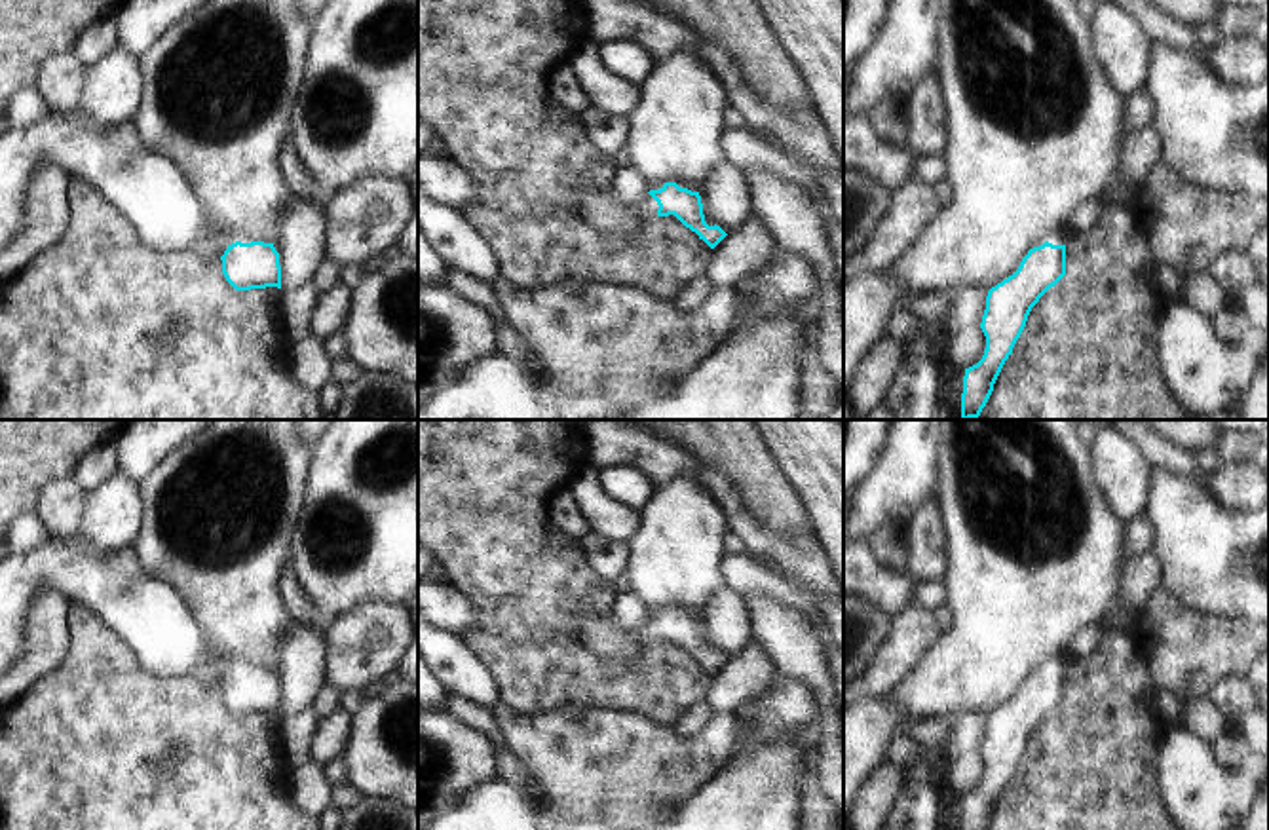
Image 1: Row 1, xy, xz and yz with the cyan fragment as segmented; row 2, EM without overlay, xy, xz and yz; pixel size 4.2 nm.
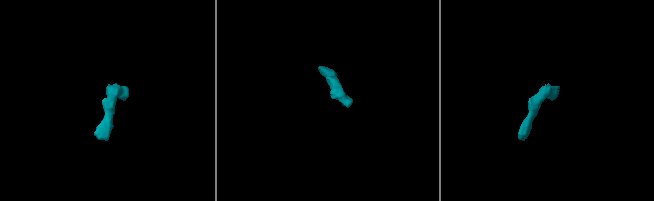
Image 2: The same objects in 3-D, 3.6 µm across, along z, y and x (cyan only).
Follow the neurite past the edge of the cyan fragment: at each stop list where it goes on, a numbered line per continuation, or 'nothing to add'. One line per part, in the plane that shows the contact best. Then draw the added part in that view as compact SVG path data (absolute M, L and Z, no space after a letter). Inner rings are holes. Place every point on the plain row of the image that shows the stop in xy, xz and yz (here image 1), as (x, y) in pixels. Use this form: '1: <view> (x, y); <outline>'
1: xz (601, 633); M583 610L574 623L581 644L604 659L636 663L644 651L657 644L657 627L646 619L638 627L625 631L617 621L595 610Z

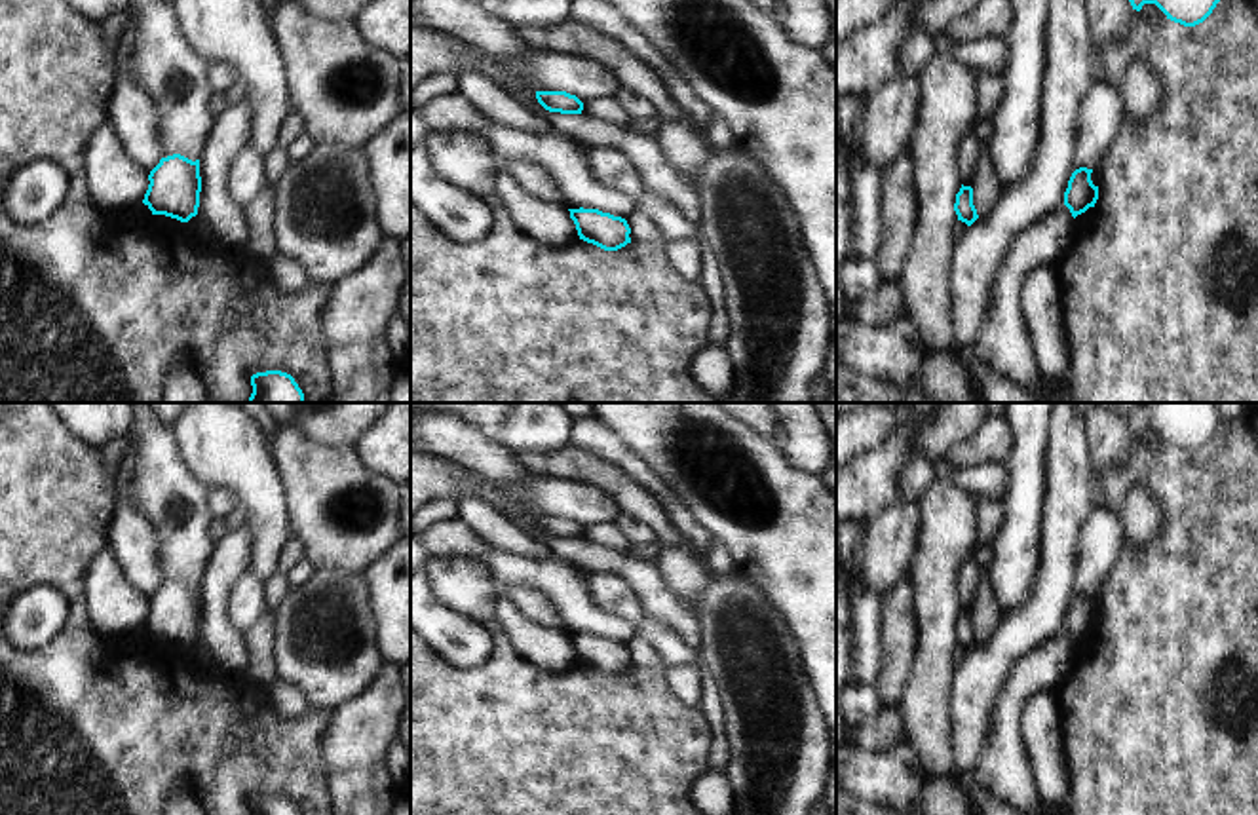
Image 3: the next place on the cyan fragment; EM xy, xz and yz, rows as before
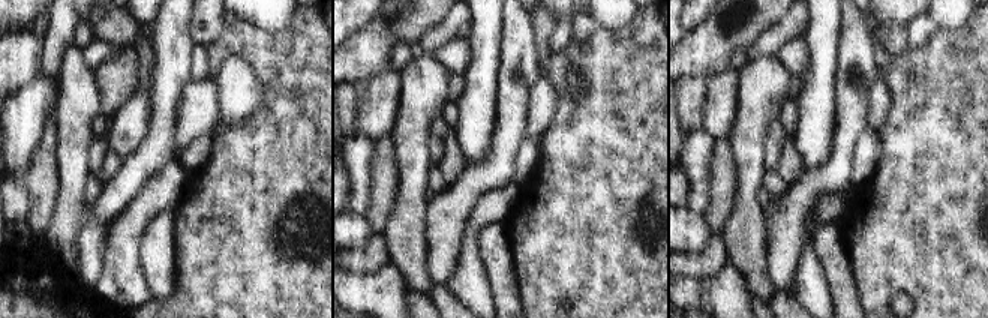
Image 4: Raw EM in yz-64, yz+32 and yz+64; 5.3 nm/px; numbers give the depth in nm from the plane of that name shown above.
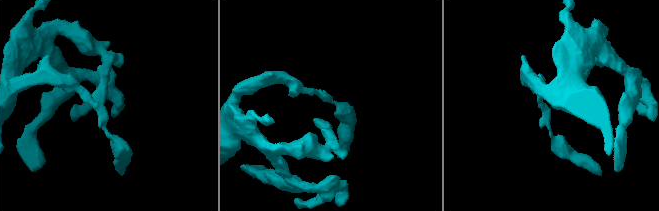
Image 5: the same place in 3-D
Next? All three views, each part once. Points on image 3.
nothing to add

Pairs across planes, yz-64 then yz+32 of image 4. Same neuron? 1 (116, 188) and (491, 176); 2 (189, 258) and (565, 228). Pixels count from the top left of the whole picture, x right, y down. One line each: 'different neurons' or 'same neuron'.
1: same neuron
2: same neuron

